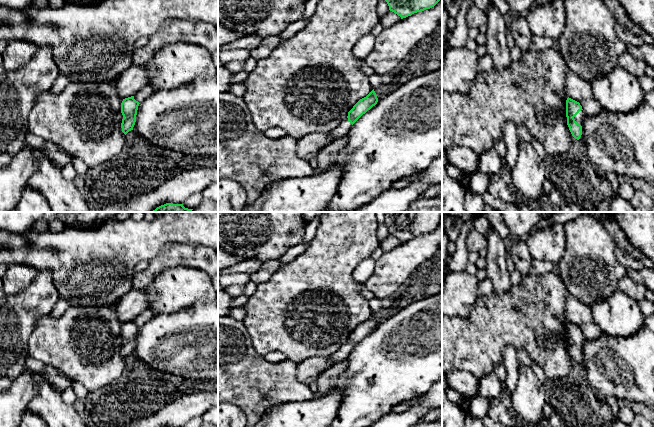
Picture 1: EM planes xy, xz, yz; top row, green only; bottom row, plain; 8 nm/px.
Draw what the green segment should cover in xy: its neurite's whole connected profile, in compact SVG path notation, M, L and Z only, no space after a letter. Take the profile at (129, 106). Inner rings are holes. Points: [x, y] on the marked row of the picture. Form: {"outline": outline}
{"outline": "M134 96L123 99L121 103L121 113L123 115L121 128L125 135L133 130L139 104L140 103L134 99Z"}

